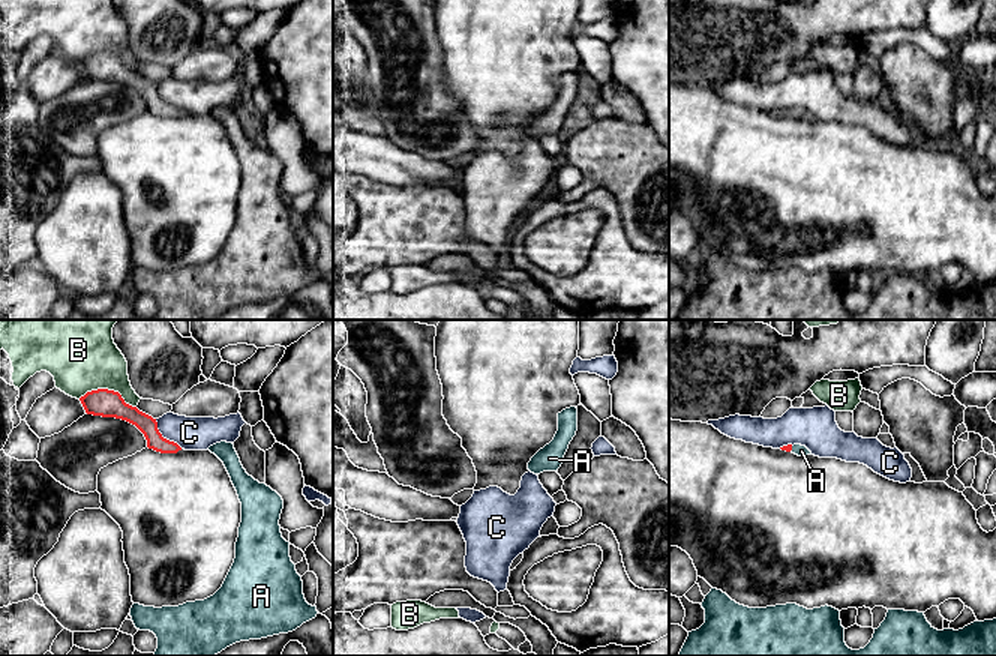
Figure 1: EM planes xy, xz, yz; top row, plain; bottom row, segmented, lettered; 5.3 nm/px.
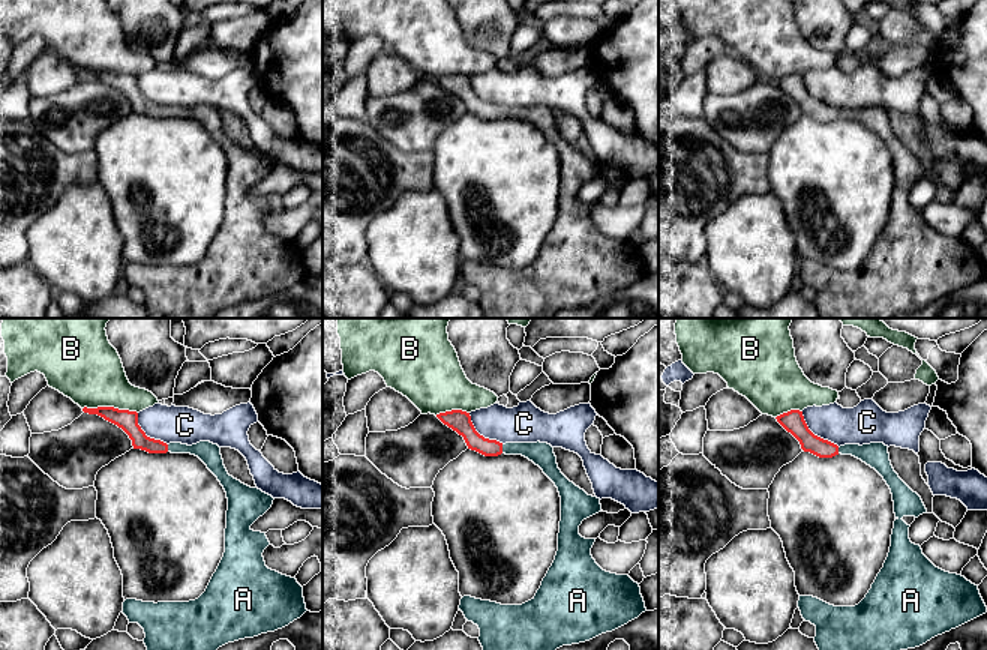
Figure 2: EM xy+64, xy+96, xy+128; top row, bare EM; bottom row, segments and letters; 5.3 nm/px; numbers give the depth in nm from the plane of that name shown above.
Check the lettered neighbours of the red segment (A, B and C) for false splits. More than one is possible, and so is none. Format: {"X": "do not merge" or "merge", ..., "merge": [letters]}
{"A": "merge", "B": "do not merge", "C": "do not merge", "merge": ["A"]}

